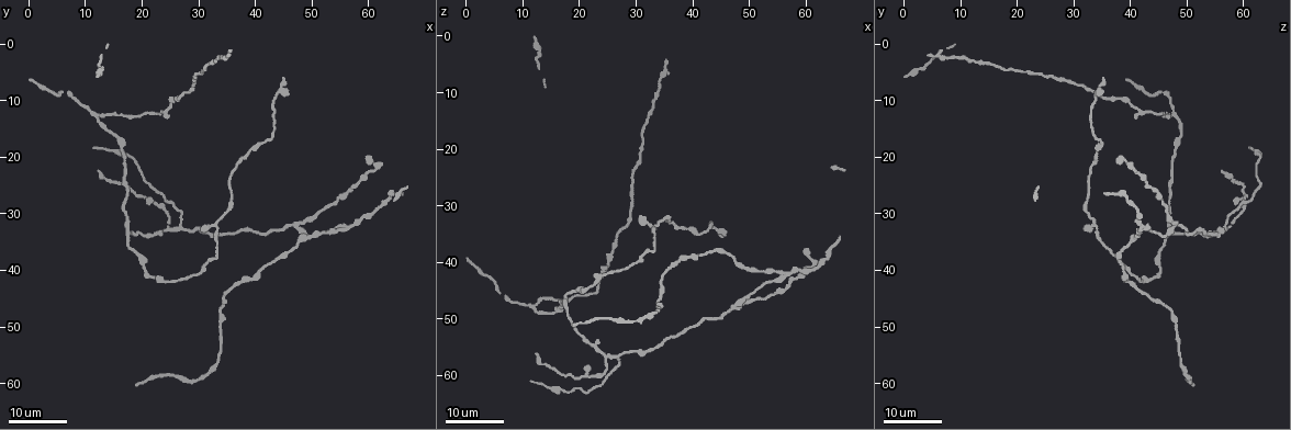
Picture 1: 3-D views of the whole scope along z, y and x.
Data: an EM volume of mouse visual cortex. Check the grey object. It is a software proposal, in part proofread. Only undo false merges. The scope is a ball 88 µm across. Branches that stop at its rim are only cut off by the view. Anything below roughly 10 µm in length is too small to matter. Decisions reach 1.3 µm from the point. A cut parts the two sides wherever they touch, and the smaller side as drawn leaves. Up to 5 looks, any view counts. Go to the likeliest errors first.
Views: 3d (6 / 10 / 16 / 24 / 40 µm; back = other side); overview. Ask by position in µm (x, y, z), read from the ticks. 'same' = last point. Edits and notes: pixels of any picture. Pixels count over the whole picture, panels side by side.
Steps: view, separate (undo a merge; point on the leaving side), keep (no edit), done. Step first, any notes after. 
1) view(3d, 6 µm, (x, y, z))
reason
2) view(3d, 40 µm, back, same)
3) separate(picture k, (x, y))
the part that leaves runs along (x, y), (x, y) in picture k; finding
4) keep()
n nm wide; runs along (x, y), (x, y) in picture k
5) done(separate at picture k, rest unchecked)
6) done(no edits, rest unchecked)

view(3d, 16 µm, (26.5, 32.0, 56.5))
thin arm on a thick one

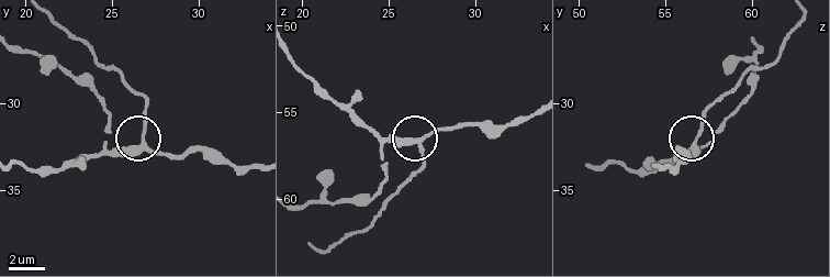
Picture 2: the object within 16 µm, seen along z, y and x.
view(3d, 10 µm, (26.9, 32.3, 56.6))

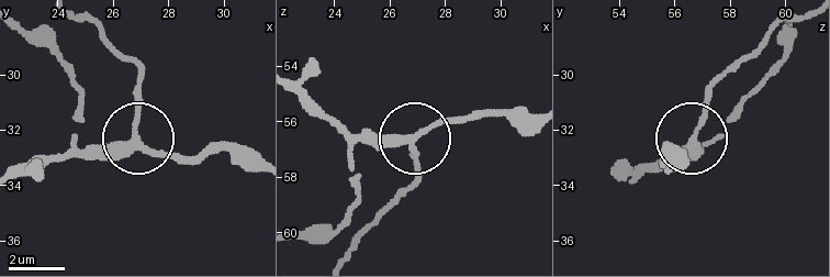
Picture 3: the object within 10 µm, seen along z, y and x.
keep()
250 nm wide; runs along (301, 87), (350, 132), (412, 139), (414, 159) in picture 3; continuous, no second neuron

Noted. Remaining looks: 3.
view(3d, 24 µm, (12.5, 12.0, 47.5))
three arms meet

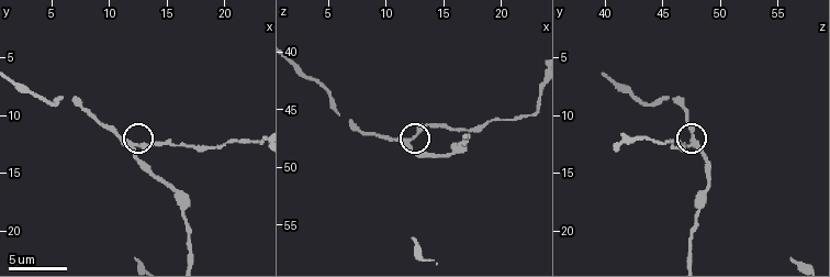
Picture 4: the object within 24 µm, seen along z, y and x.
view(3d, 6 µm, (11.8, 12.6, 47.8))

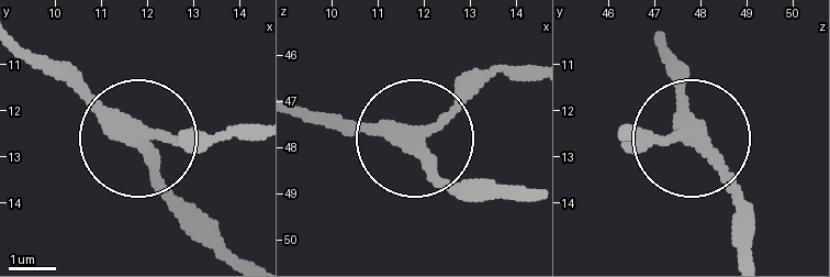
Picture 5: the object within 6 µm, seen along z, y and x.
keep()
side arm 18 µm; runs along (748, 247), (743, 200), (693, 142), (681, 63) in picture 5; continuous, no second neuron

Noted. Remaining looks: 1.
done(no edits, rest unchecked)

